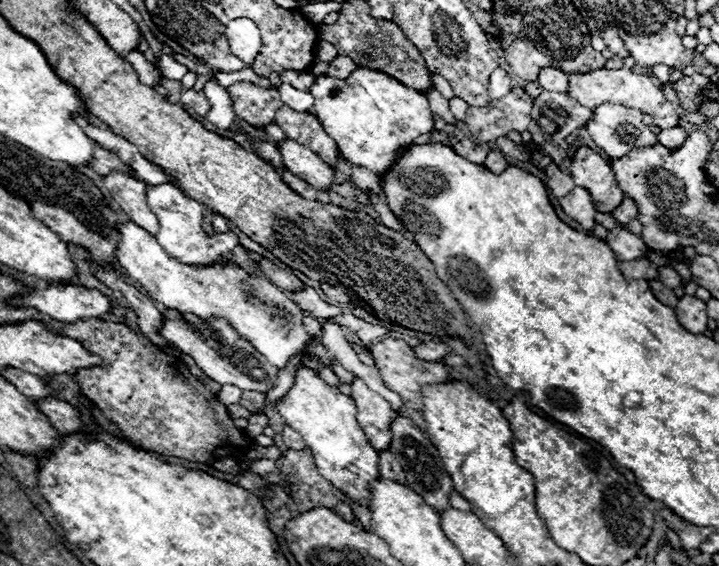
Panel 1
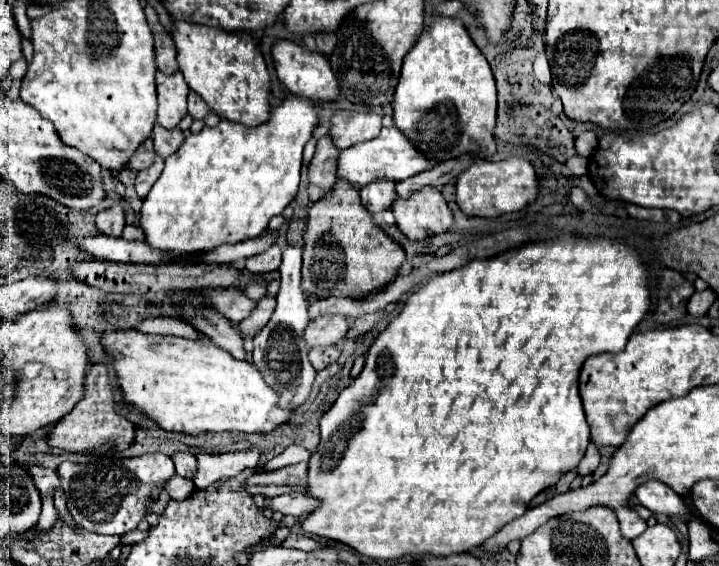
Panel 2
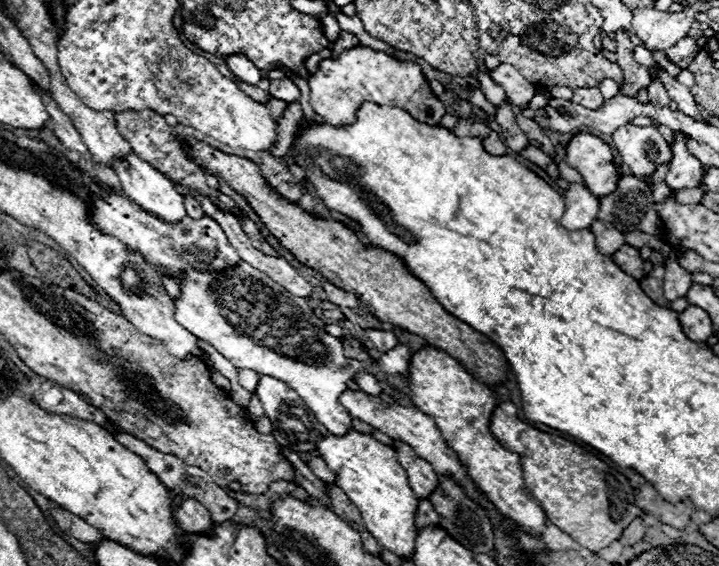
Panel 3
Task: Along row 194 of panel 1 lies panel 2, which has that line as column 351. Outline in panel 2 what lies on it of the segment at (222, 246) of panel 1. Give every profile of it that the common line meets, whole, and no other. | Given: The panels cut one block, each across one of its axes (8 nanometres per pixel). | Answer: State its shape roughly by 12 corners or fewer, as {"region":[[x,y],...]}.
{"region":[[390,126],[338,154],[356,190],[402,182],[434,164]]}

